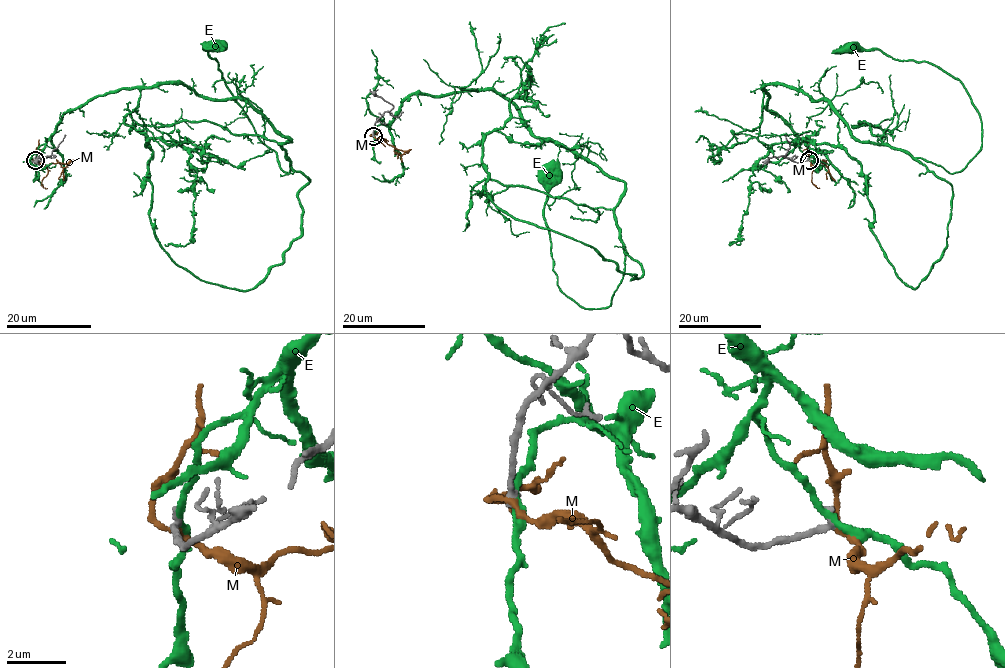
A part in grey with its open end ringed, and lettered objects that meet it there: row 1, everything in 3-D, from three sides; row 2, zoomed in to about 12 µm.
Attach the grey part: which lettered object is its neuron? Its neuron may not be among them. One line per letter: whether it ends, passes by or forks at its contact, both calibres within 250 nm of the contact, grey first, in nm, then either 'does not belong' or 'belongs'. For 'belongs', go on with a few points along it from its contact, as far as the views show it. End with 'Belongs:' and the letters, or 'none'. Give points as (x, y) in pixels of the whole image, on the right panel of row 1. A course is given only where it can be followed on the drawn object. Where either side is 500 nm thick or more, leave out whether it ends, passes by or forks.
E: it passes by; calibres 260 and 240 nm; does not belong
M: it passes by; calibres 260 and 190 nm; does not belong
Belongs: none

